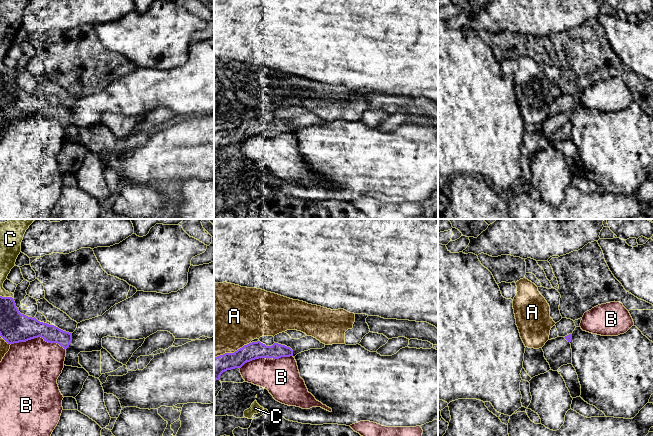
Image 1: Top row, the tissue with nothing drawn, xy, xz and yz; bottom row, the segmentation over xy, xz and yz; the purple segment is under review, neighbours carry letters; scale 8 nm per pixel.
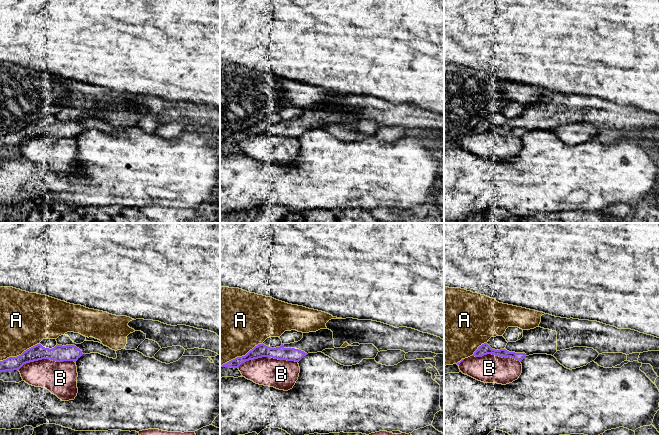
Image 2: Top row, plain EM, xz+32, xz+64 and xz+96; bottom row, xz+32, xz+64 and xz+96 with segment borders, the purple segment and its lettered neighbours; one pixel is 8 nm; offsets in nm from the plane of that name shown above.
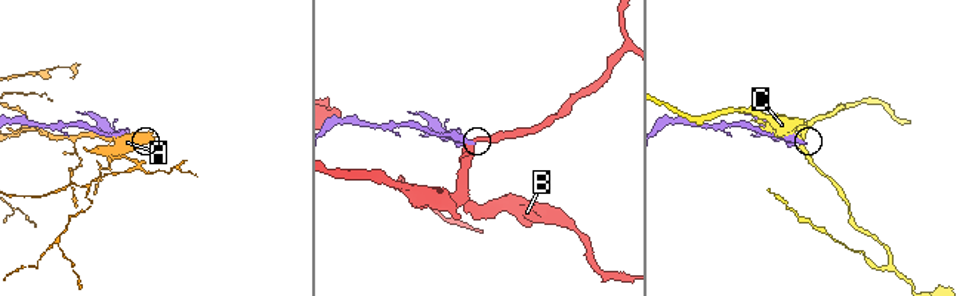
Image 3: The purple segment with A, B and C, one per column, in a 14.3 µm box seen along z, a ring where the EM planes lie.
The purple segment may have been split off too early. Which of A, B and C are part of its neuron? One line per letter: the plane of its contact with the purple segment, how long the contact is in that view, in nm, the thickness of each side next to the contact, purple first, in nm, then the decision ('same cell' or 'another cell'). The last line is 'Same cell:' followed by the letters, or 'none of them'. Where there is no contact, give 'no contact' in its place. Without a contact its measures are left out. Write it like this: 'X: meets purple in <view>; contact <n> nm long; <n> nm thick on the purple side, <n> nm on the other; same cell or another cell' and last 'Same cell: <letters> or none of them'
A: meets purple in xz; contact 320 nm long; 160 nm thick on the purple side, 480 nm on the other; another cell
B: meets purple in xy; contact 440 nm long; 240 nm thick on the purple side, 420 nm on the other; another cell
C: meets purple in xy; contact 110 nm long; 240 nm thick on the purple side, 100 nm on the other; another cell
Same cell: none of them

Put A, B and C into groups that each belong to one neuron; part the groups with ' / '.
A / B / C

